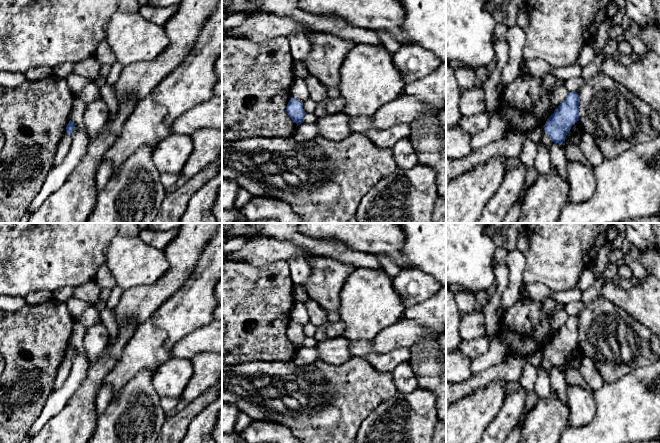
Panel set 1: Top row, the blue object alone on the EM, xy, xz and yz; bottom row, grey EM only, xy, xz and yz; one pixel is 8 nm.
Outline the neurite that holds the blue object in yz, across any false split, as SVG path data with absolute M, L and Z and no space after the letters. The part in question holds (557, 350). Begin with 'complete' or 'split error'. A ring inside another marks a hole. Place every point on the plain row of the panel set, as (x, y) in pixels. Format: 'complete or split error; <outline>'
complete; M569 316L543 352L554 367L562 368L567 357L577 345L579 345L579 320L577 316Z

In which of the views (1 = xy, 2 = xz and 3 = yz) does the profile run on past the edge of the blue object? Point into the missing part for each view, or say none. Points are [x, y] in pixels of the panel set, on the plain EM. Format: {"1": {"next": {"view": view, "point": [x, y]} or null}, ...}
{"1": {"next": null}, "2": {"next": null}, "3": {"next": null}}

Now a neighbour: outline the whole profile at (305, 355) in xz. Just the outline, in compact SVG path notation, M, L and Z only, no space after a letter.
M301 347L297 350L292 362L298 366L305 366L316 360L318 360L318 350L315 347Z

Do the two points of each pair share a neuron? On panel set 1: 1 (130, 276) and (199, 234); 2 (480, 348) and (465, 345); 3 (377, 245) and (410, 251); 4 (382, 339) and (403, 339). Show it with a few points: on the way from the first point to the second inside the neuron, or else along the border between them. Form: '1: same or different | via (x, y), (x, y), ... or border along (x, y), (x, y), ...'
1: different | border along (163, 250), (168, 262), (168, 269), (159, 278)
2: same | via (476, 347), (469, 347)
3: different | border along (404, 233), (405, 240), (402, 253), (412, 268)
4: same | via (387, 339), (398, 339)

